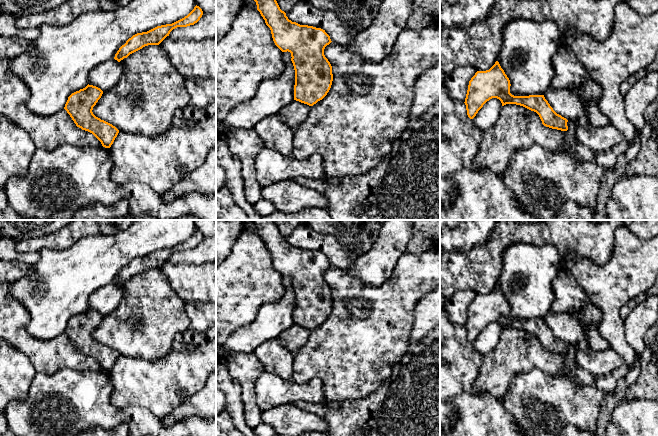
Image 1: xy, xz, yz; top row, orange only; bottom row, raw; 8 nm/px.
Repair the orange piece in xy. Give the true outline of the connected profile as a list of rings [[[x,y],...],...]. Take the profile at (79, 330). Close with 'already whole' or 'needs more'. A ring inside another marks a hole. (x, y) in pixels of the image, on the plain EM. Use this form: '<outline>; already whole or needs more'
[[[93,309],[72,317],[64,333],[70,339],[77,351],[92,357],[105,372],[110,372],[119,354],[112,348],[96,341],[92,334],[103,315]]]; already whole

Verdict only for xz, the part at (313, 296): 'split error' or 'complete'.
complete

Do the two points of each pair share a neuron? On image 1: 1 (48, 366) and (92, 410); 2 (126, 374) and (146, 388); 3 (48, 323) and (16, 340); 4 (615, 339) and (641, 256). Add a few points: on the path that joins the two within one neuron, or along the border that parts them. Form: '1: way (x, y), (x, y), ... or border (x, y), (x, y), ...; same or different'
1: border (77, 370), (63, 368), (52, 373), (37, 373); different
2: way (131, 377), (136, 382), (141, 383); same
3: border (27, 311), (26, 331), (37, 338), (51, 339); different
4: way (612, 318), (612, 290), (623, 277); same

